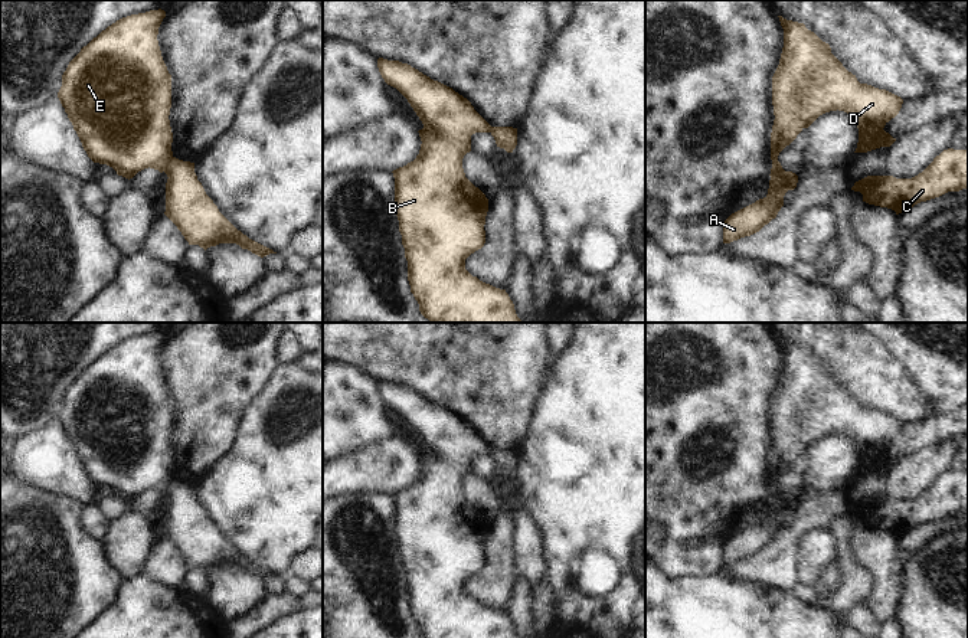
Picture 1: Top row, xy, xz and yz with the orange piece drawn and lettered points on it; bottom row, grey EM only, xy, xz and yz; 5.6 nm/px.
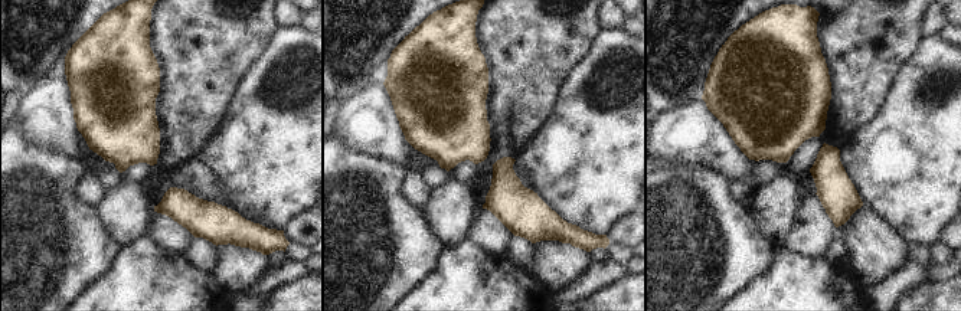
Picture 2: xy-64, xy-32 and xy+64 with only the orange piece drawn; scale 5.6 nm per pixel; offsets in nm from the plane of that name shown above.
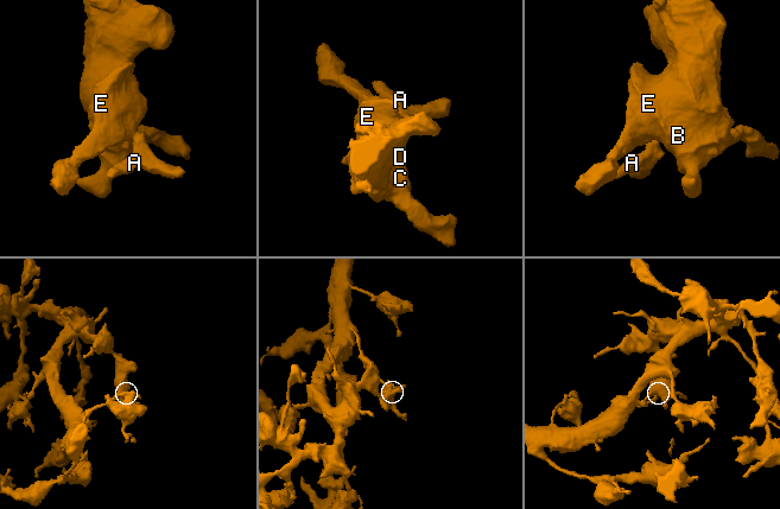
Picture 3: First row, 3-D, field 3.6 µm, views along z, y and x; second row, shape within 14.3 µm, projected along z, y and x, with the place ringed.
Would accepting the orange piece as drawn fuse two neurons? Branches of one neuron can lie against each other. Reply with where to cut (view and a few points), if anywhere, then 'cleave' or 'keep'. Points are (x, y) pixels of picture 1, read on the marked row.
cut in xy along (173, 157), (164, 172); cleave

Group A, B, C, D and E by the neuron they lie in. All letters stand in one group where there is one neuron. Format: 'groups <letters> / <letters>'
groups A / B C D E

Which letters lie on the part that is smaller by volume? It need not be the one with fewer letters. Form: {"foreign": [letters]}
{"foreign": ["A"]}

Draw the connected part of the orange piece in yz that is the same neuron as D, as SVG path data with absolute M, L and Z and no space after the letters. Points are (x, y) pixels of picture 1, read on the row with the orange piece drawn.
M778 16L784 29L784 48L772 76L774 125L771 160L820 115L844 111L859 121L854 153L890 147L893 138L883 128L895 118L903 99L886 89L860 84L804 23Z

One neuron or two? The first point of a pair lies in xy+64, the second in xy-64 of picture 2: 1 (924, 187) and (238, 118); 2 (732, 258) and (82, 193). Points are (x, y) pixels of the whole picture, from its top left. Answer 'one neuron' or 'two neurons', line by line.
1: one neuron
2: two neurons

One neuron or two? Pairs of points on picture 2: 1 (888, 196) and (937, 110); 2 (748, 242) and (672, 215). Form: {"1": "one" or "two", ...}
{"1": "one", "2": "one"}

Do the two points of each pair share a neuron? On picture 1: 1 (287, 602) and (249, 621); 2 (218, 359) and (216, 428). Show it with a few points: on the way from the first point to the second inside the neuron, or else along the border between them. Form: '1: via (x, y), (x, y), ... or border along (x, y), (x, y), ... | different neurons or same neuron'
1: via (278, 607), (268, 609), (258, 619) | same neuron
2: via (218, 376), (216, 411) | same neuron

